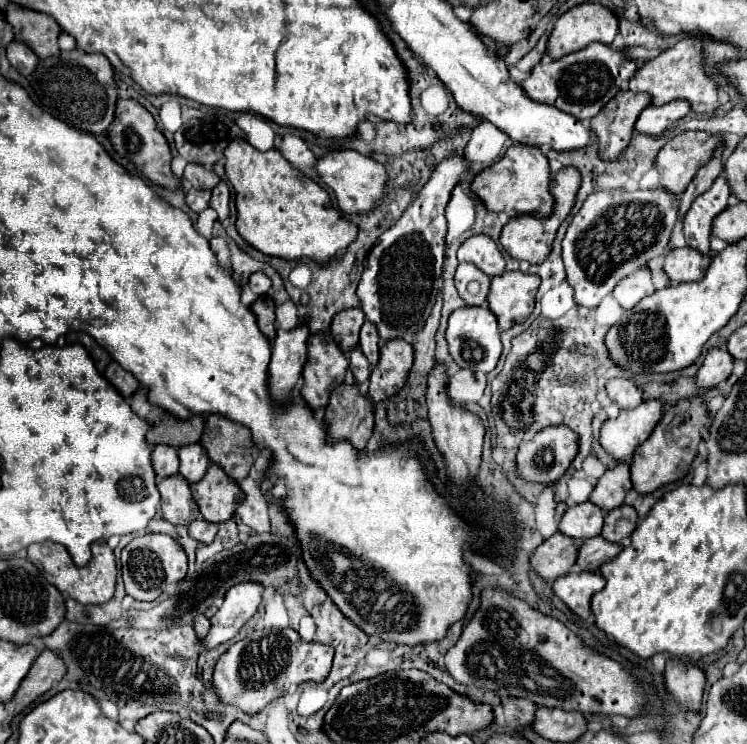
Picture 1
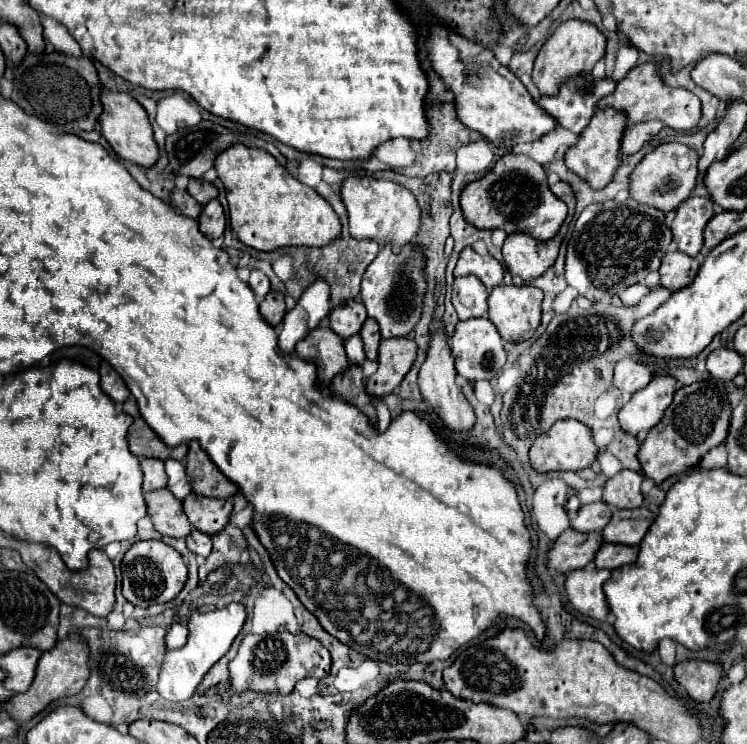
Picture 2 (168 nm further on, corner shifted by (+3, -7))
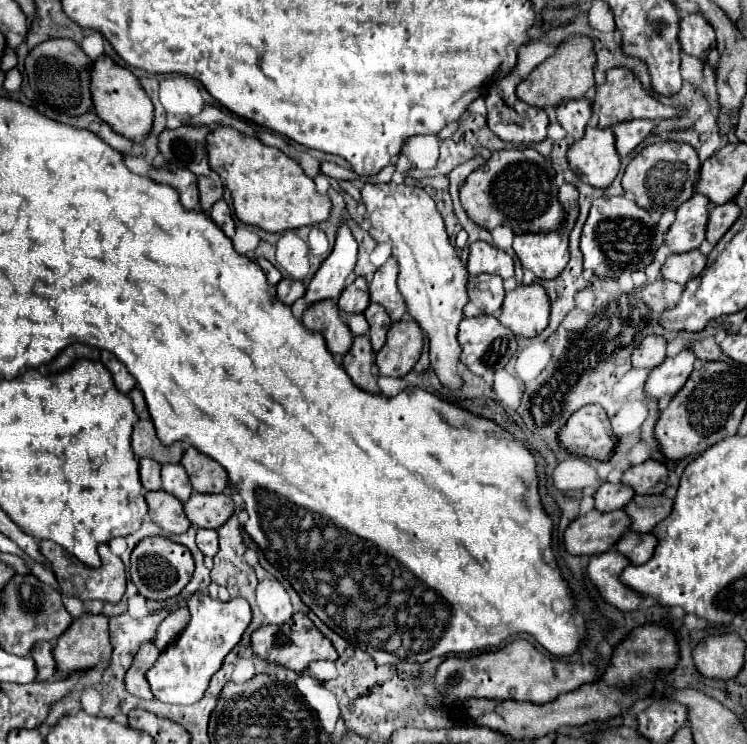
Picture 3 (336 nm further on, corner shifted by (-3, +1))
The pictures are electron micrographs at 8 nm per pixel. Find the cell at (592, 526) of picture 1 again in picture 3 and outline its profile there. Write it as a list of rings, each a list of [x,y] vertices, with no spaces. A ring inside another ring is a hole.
[[[603,482],[595,494],[595,508],[599,512],[613,512],[625,508],[635,496],[633,488],[627,484],[609,484]]]

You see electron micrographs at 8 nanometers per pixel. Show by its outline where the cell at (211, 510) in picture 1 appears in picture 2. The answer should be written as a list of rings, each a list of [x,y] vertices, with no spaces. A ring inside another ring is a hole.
[[[195,496],[195,506],[183,506],[183,510],[189,522],[193,524],[193,528],[213,536],[227,526],[229,514],[233,510],[233,502],[207,498],[207,496]]]

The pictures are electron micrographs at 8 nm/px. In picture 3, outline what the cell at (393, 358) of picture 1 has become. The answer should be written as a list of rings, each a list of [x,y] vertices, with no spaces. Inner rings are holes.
[[[399,320],[391,326],[385,346],[377,352],[381,376],[403,378],[413,370],[423,348],[423,332],[415,320]]]

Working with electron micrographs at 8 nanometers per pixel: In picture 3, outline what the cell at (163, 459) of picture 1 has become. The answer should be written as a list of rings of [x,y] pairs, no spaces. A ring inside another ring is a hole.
[[[149,458],[139,460],[139,476],[145,490],[161,490],[161,464]]]

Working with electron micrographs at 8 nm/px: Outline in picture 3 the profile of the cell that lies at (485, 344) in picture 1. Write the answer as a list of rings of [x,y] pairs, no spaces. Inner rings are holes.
[[[495,316],[463,318],[461,324],[459,324],[457,340],[459,340],[461,350],[463,350],[461,352],[461,362],[477,376],[483,376],[485,372],[503,370],[517,350],[517,338]]]

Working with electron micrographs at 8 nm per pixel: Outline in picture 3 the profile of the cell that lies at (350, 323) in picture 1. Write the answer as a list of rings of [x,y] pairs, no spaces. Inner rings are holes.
[[[355,278],[341,294],[339,308],[349,314],[363,314],[369,306],[369,286],[365,278]]]

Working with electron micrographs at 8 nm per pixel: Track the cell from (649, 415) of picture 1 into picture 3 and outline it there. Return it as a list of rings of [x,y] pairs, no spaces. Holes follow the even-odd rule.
[[[681,350],[677,356],[673,358],[665,358],[663,364],[659,364],[655,370],[651,370],[645,390],[649,398],[663,398],[665,394],[675,396],[679,392],[679,388],[685,384],[685,380],[689,378],[689,374],[693,372],[693,364],[695,364],[695,354],[693,350]]]

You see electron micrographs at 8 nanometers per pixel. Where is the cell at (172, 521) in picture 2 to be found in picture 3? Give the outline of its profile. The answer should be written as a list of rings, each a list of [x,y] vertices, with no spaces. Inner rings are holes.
[[[157,490],[157,492],[147,492],[145,500],[149,504],[151,520],[165,532],[183,534],[191,526],[191,522],[183,512],[183,504],[175,496],[163,490]]]

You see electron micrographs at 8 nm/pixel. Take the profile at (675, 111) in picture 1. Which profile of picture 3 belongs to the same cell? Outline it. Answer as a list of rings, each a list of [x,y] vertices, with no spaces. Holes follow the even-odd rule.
[[[629,120],[629,122],[615,124],[611,130],[613,130],[613,136],[615,136],[615,148],[617,148],[619,156],[627,156],[653,130],[653,122],[649,122],[649,120]]]

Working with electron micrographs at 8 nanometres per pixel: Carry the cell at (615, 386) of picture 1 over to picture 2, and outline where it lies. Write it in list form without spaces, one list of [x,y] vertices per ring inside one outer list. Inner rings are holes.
[[[625,358],[615,366],[615,380],[613,386],[621,392],[635,394],[637,390],[645,388],[651,382],[651,370],[641,364],[637,358]]]

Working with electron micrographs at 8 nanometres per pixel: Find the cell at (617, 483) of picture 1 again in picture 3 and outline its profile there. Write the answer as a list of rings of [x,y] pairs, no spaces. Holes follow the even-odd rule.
[[[647,460],[639,466],[631,466],[621,482],[629,484],[637,494],[661,494],[669,486],[669,470],[663,462]]]

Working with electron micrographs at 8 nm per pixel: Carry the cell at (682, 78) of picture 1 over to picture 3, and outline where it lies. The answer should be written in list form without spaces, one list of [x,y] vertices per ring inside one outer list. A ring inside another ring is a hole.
[[[611,68],[611,70],[607,70],[603,88],[601,88],[601,84],[595,86],[595,96],[593,96],[593,102],[591,102],[591,110],[597,116],[597,126],[599,128],[611,128],[611,126],[615,126],[619,122],[627,122],[627,120],[635,120],[635,118],[657,120],[657,118],[673,118],[673,116],[681,114],[679,108],[663,106],[651,94],[647,94],[641,88],[639,80],[625,68]]]

